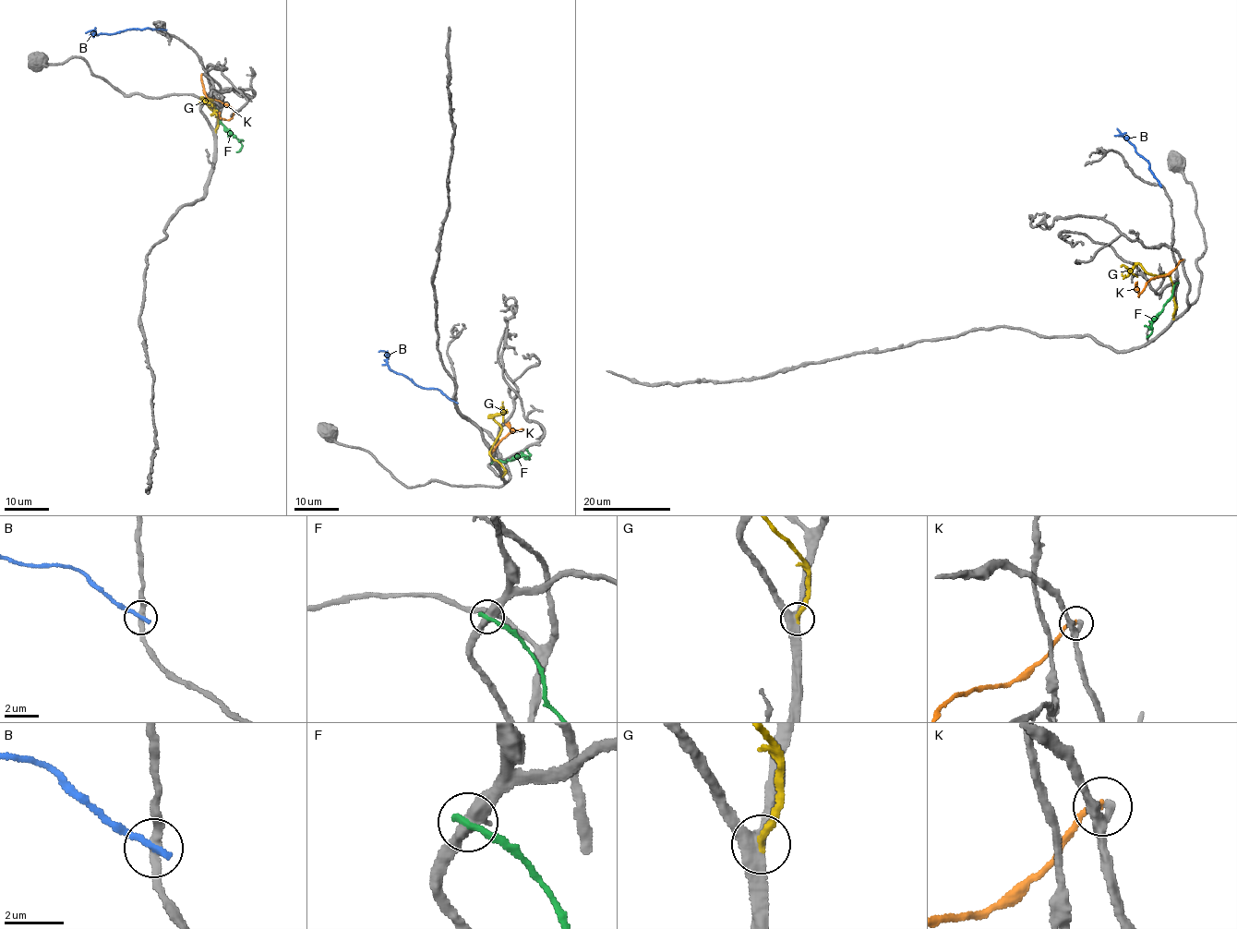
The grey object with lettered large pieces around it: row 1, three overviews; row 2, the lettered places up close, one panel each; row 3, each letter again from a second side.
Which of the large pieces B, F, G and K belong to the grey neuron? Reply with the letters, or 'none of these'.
K

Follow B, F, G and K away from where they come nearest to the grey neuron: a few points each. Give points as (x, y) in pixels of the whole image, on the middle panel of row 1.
B: (454, 402), (438, 390), (417, 386), (397, 373), (388, 365), (386, 353), (378, 352)
F: (493, 462), (529, 459), (523, 458)
G: (502, 476), (505, 469), (489, 452), (500, 430), (493, 418), (504, 412), (500, 406)
K: (490, 455), (495, 446), (511, 431), (522, 429), (513, 431), (509, 423)

